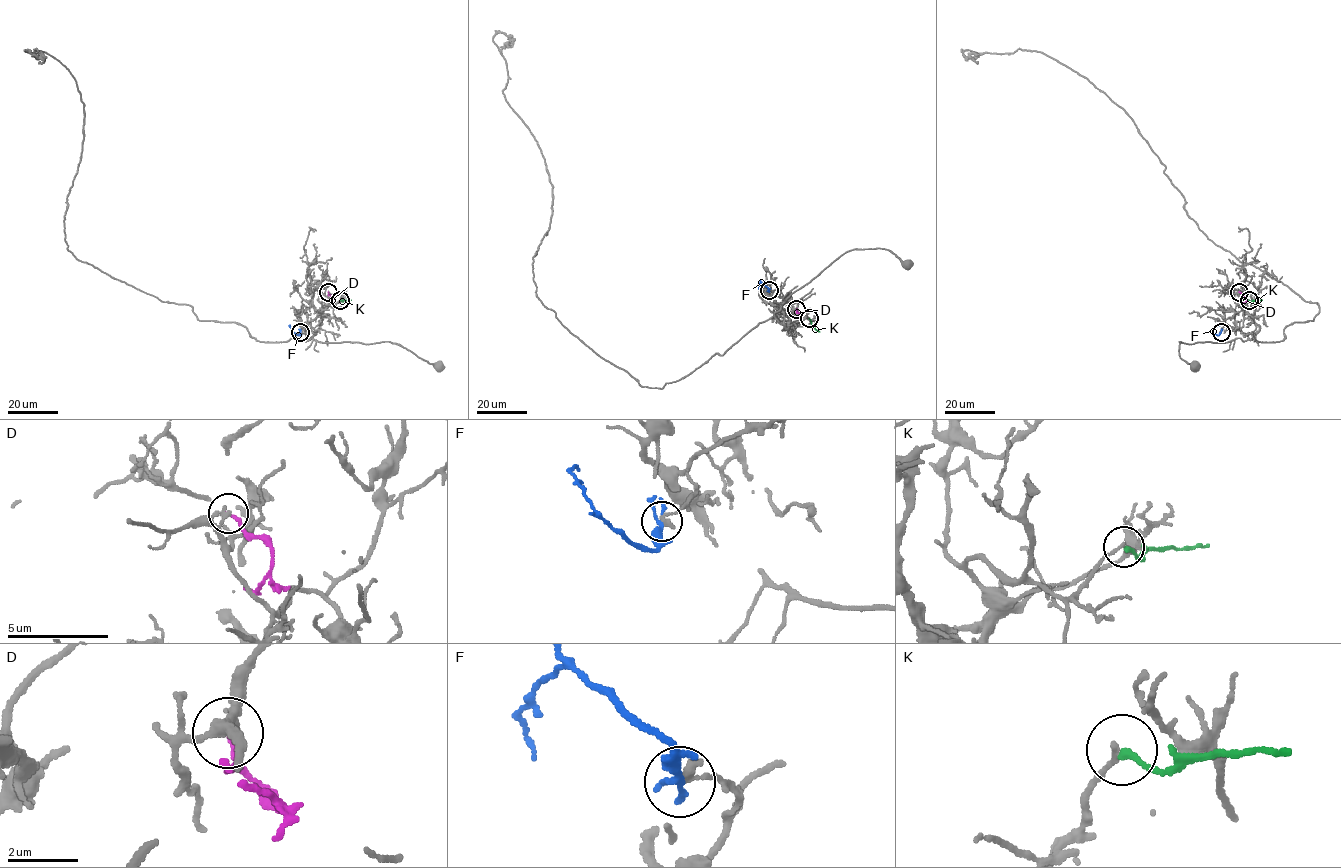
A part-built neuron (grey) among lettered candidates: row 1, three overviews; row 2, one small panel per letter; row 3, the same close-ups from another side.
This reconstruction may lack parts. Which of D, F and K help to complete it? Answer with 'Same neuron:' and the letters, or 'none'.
Same neuron: none

